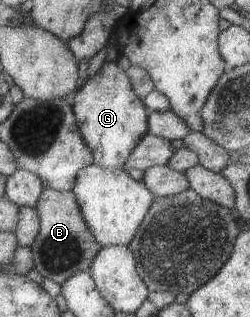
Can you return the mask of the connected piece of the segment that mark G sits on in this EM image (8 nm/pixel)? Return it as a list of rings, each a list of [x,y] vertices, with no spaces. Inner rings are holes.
[[[106,59],[96,74],[87,76],[73,95],[72,110],[77,122],[77,129],[81,139],[89,148],[92,155],[92,163],[105,169],[123,168],[123,164],[129,152],[137,145],[137,142],[147,131],[147,109],[142,101],[135,95],[131,87],[128,75],[121,70],[115,61]]]

